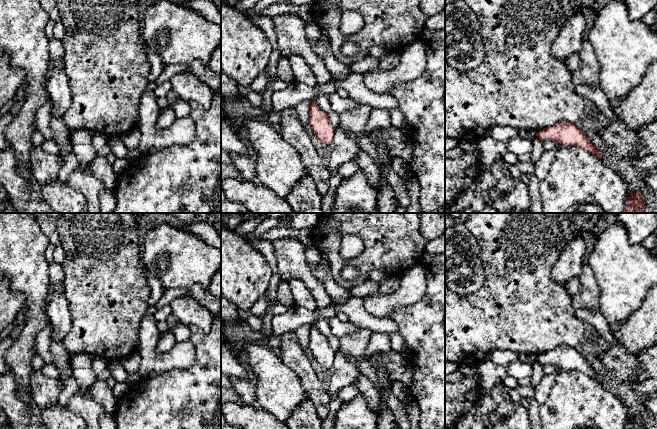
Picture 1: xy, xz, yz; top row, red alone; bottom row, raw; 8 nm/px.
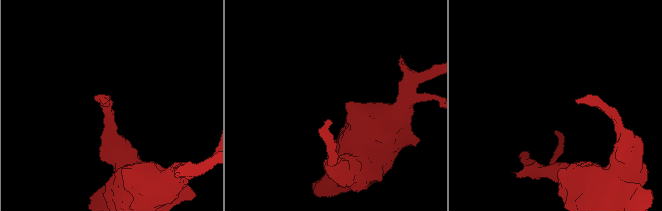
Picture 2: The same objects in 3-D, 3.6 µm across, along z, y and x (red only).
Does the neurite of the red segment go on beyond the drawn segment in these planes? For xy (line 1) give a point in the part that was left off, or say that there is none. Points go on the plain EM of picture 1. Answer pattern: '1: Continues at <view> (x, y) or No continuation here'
1: No continuation here

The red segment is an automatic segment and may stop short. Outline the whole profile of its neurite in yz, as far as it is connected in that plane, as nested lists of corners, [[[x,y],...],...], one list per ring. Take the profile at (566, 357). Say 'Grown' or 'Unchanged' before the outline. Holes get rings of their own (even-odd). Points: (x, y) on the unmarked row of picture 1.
Unchanged. [[[562,345],[554,350],[537,355],[536,360],[542,366],[552,364],[555,367],[560,367],[562,370],[579,370],[599,383],[603,380],[576,347]]]

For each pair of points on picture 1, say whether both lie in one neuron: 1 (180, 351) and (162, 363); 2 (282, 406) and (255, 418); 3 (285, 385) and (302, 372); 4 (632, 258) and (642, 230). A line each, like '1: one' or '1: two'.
1: one
2: two
3: two
4: two

